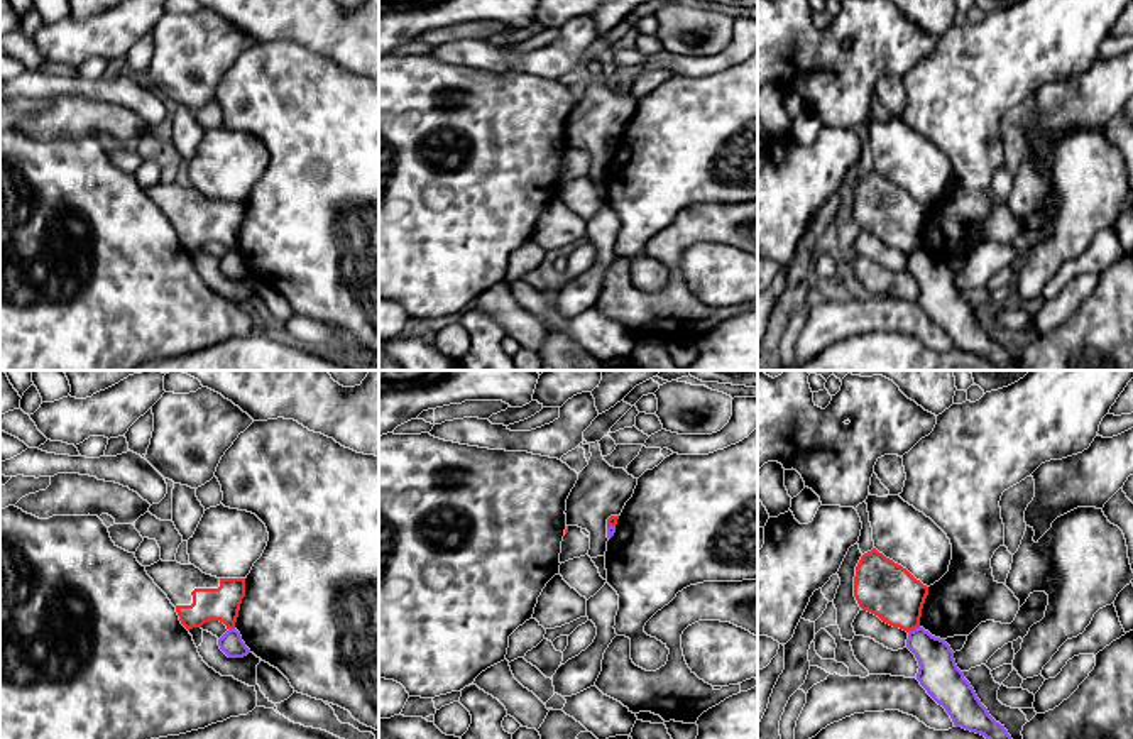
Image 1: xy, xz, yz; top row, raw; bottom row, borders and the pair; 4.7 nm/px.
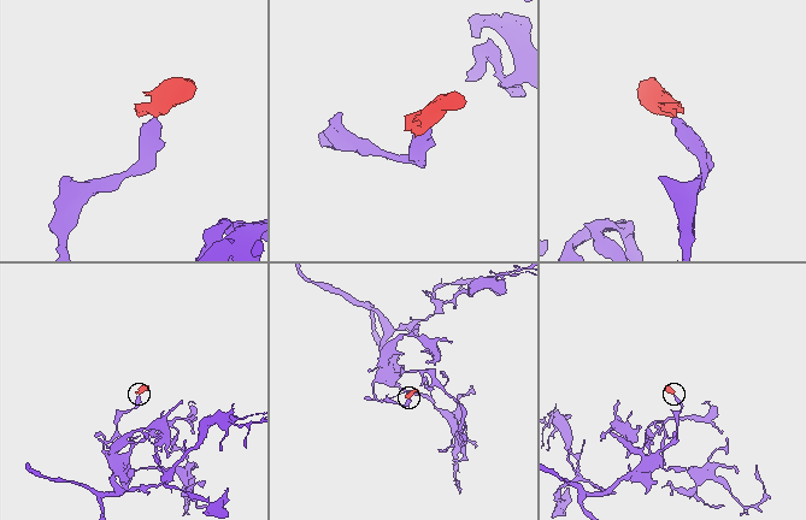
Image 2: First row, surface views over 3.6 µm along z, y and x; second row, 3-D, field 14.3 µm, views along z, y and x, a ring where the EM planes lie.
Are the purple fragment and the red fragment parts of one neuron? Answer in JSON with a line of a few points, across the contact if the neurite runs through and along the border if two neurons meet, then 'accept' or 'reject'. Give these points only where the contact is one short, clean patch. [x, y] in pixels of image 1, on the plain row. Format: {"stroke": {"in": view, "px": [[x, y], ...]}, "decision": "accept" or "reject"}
{"stroke": {"in": "yz", "px": [[919, 247], [908, 254]]}, "decision": "reject"}

